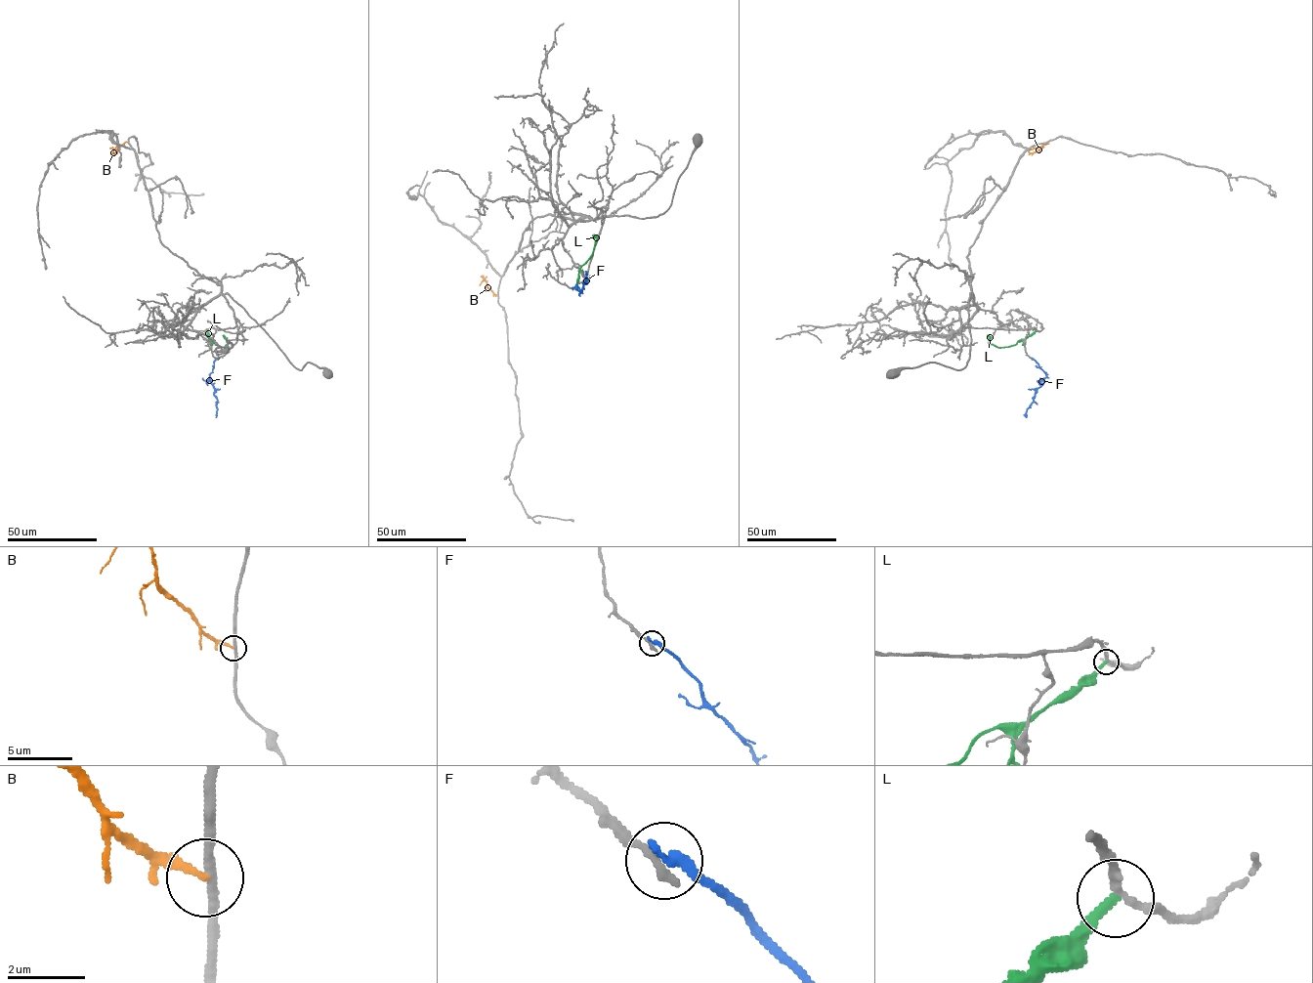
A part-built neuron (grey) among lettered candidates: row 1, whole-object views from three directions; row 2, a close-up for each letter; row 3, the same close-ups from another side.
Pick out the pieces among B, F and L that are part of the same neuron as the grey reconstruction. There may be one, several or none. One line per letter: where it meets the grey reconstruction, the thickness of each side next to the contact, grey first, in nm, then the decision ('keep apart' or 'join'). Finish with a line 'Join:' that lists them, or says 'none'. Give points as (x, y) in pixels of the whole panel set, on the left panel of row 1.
B: (128, 142) | 240/180 nm | keep apart
F: (216, 359) | 260/280 nm | keep apart
L: (206, 330) | 200/240 nm | keep apart
Join: none

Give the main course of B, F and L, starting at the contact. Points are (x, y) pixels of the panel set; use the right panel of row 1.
B: (1048, 142), (1038, 150), (1029, 151), (1038, 148)
F: (1032, 359), (1046, 376), (1037, 389), (1026, 417)
L: (1036, 330), (1006, 347), (991, 344), (988, 335)

